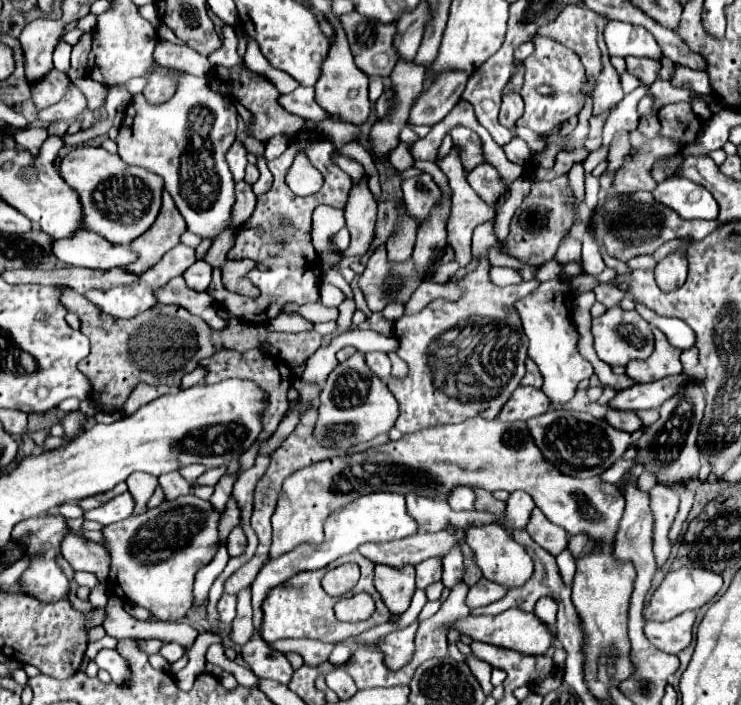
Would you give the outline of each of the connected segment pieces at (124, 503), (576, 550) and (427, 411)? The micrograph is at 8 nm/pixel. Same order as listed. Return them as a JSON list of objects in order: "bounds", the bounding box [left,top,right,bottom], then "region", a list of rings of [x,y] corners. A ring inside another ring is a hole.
[{"bounds":[84,492,134,524],"region":[[[124,492],[112,500],[108,500],[106,504],[102,504],[96,510],[86,510],[84,520],[112,524],[112,522],[118,522],[118,520],[130,516],[132,512],[134,512],[134,498],[130,496],[130,492]]]},{"bounds":[568,532,590,554],"region":[[[580,532],[580,534],[576,534],[576,536],[570,536],[570,542],[568,542],[568,548],[570,548],[570,552],[572,554],[582,554],[582,550],[584,550],[584,546],[588,544],[588,540],[590,540],[590,536],[588,534],[584,534],[584,532]]]},{"bounds":[386,222,538,434],"region":[[[494,222],[480,224],[474,230],[472,238],[472,254],[478,258],[478,264],[473,272],[459,278],[464,279],[464,298],[458,302],[448,300],[434,300],[430,302],[422,312],[414,316],[402,316],[394,324],[394,334],[400,342],[398,356],[408,364],[408,376],[406,378],[390,378],[386,382],[388,390],[394,392],[394,398],[400,404],[400,416],[396,420],[396,428],[402,434],[418,432],[428,426],[438,424],[456,424],[464,422],[472,416],[484,416],[484,418],[496,418],[500,408],[506,404],[506,400],[512,396],[512,392],[520,386],[520,380],[524,378],[524,360],[528,356],[528,338],[522,330],[520,316],[514,308],[516,300],[528,296],[538,288],[538,280],[522,282],[516,286],[494,286],[488,278],[488,248],[496,244],[494,236]]]}]

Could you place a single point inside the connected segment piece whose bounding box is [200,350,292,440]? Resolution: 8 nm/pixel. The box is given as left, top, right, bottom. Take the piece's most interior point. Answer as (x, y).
(268, 372)

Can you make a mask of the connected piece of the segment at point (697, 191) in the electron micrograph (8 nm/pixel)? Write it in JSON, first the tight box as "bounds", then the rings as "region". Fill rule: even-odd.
{"bounds":[654,176,718,220],"region":[[[672,176],[664,182],[658,183],[654,190],[654,198],[664,206],[676,210],[682,218],[702,218],[702,220],[716,220],[718,218],[718,204],[712,194],[686,178]]]}

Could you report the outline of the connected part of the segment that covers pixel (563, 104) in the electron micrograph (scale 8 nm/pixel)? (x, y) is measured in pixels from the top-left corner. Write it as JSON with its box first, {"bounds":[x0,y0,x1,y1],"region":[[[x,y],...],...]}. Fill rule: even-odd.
{"bounds":[516,36,584,134],"region":[[[536,36],[534,46],[536,46],[534,54],[524,60],[526,74],[524,74],[524,86],[522,86],[520,96],[524,98],[526,110],[524,110],[522,118],[516,122],[516,126],[526,126],[538,134],[546,134],[548,130],[556,128],[558,124],[562,124],[570,116],[576,116],[582,110],[584,98],[580,94],[580,88],[584,84],[584,68],[580,64],[578,56],[570,48],[562,46],[560,42],[554,42],[552,38]],[[540,84],[550,84],[554,88],[554,98],[546,98],[542,94],[538,94],[536,88]]]}

